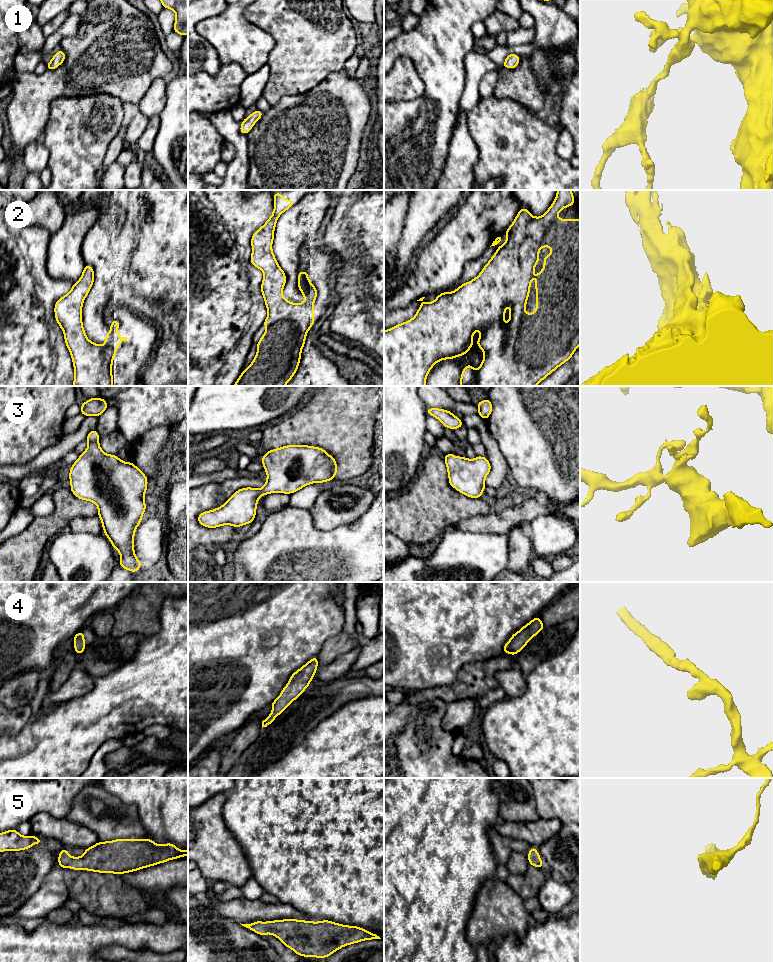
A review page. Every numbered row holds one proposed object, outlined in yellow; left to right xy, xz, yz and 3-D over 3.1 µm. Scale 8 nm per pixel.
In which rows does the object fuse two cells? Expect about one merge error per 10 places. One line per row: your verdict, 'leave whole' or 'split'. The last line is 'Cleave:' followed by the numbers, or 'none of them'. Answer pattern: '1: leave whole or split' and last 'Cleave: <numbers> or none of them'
1: leave whole
2: leave whole
3: leave whole
4: leave whole
5: leave whole
Cleave: none of them

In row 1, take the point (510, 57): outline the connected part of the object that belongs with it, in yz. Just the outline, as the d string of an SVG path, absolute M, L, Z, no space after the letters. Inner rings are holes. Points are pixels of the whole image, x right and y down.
M509 53L507 55L507 58L504 61L502 67L514 69L518 66L519 62L520 62L520 56L519 55Z

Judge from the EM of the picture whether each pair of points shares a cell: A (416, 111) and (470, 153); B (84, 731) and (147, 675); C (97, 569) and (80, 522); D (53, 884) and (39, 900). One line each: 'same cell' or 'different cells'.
A: different cells
B: same cell
C: different cells
D: same cell

